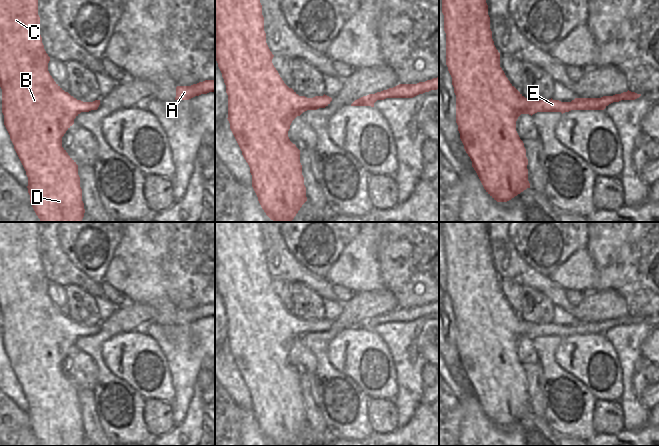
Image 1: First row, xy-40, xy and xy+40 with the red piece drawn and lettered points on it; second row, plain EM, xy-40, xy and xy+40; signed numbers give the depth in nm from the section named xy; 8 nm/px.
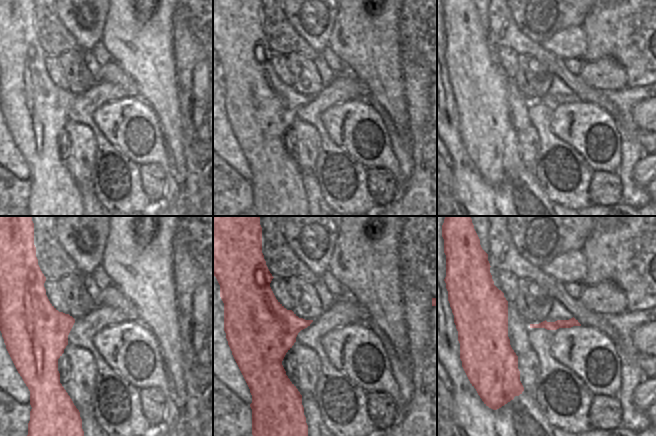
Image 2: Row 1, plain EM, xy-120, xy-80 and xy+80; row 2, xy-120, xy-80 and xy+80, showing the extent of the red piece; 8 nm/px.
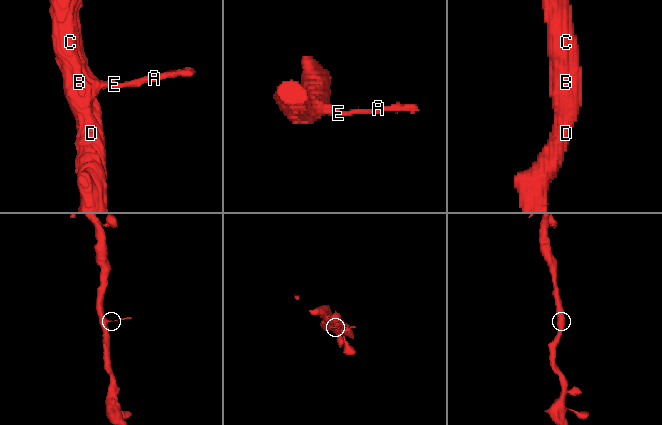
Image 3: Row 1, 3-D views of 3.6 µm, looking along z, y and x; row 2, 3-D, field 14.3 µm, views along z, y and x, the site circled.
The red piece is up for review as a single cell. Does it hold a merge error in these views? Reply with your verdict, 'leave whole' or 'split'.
leave whole

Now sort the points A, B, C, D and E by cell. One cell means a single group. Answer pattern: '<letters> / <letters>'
A B C D E

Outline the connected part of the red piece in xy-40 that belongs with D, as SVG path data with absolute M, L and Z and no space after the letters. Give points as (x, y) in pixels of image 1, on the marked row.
M0 0L0 87L4 125L28 177L30 203L40 222L82 222L85 209L78 165L62 147L62 137L81 112L97 110L100 100L83 102L65 92L48 71L50 57L40 35L38 0Z

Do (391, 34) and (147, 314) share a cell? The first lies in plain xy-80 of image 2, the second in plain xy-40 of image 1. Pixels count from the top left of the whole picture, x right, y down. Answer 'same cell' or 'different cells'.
different cells

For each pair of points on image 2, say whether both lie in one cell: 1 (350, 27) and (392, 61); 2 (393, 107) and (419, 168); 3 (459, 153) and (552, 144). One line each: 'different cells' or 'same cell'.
1: same cell
2: different cells
3: different cells

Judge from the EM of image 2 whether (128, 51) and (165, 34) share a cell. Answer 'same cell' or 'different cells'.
same cell

